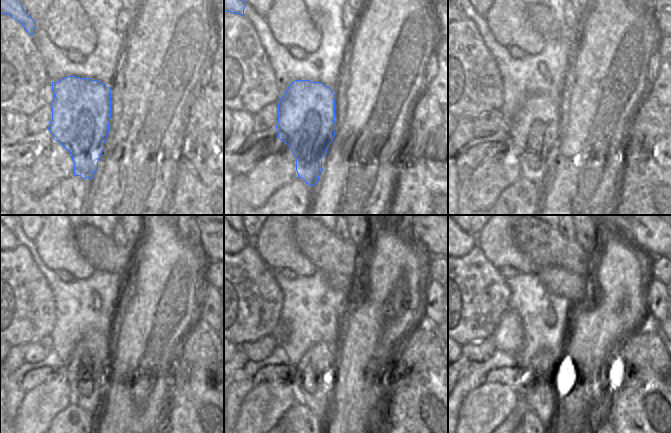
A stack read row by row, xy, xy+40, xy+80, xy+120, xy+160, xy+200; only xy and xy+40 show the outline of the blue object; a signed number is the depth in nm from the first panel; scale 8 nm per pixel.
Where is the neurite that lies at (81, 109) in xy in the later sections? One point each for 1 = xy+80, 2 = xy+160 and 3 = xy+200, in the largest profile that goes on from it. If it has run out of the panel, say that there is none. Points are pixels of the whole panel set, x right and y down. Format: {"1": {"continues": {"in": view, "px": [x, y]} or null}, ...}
{"1": {"continues": {"in": "xy+80", "px": [534, 130]}}, "2": {"continues": {"in": "xy+160", "px": [318, 362]}}, "3": {"continues": {"in": "xy+200", "px": [541, 399]}}}

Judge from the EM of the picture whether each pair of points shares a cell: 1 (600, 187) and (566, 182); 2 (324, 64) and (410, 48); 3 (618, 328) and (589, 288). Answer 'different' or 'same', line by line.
1: same
2: different
3: different

